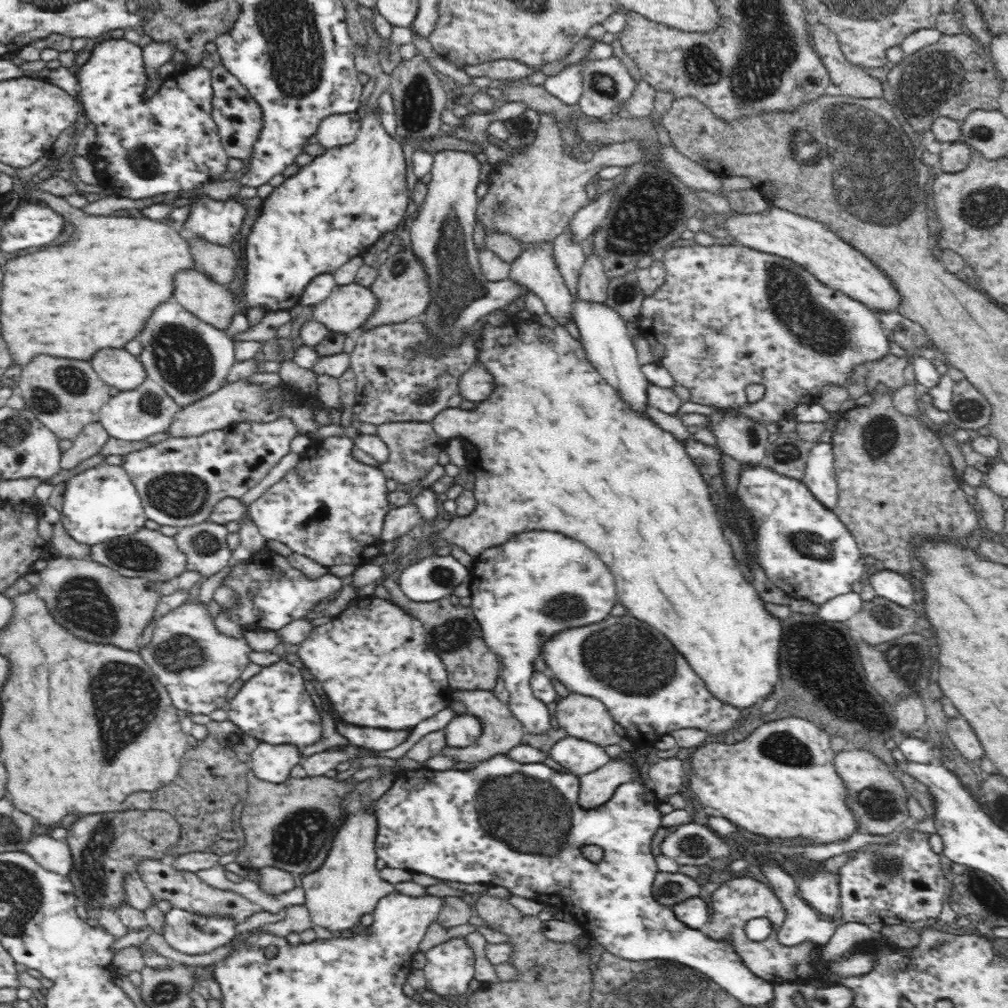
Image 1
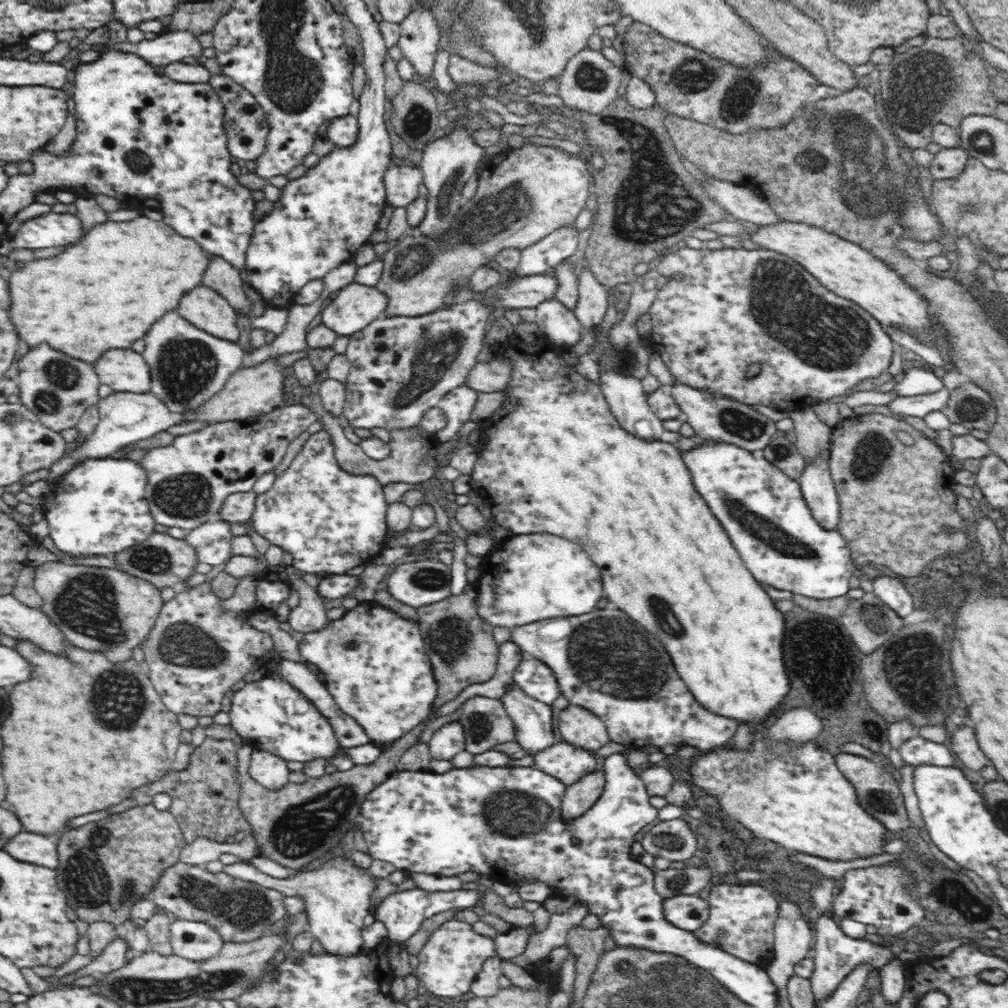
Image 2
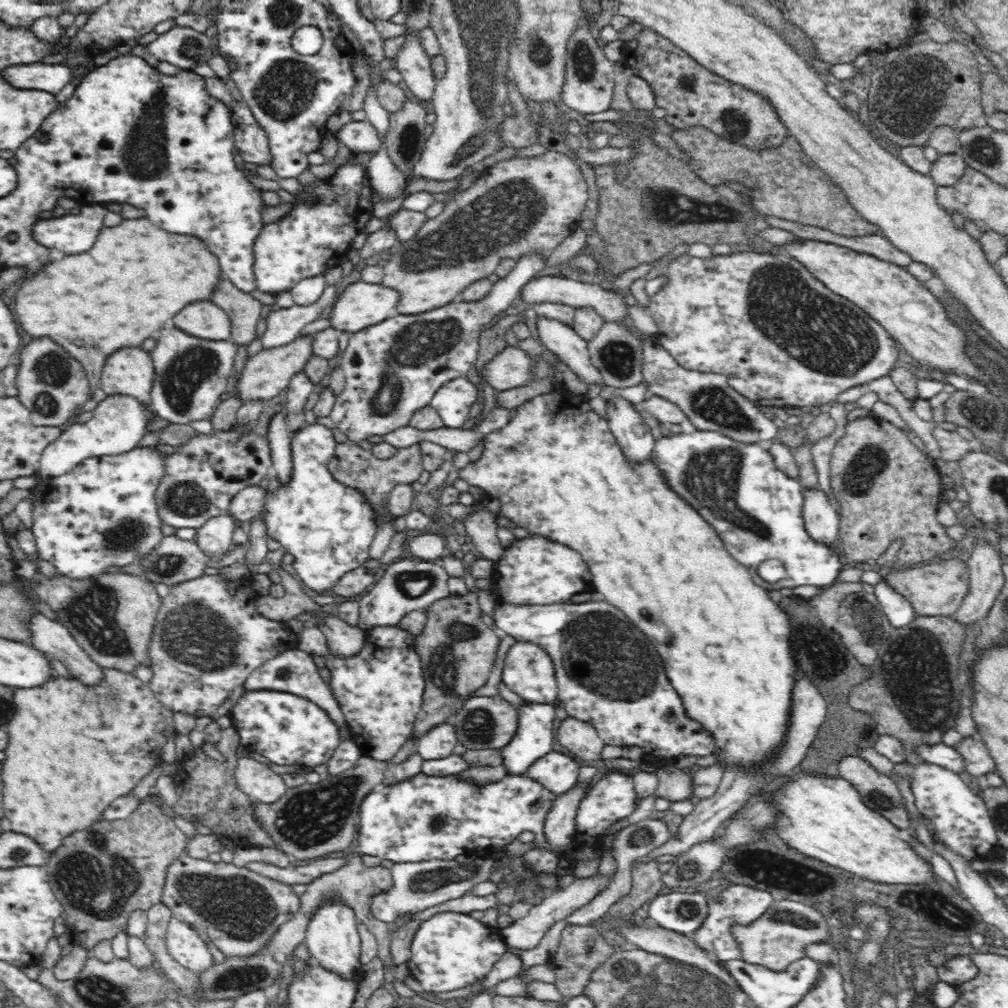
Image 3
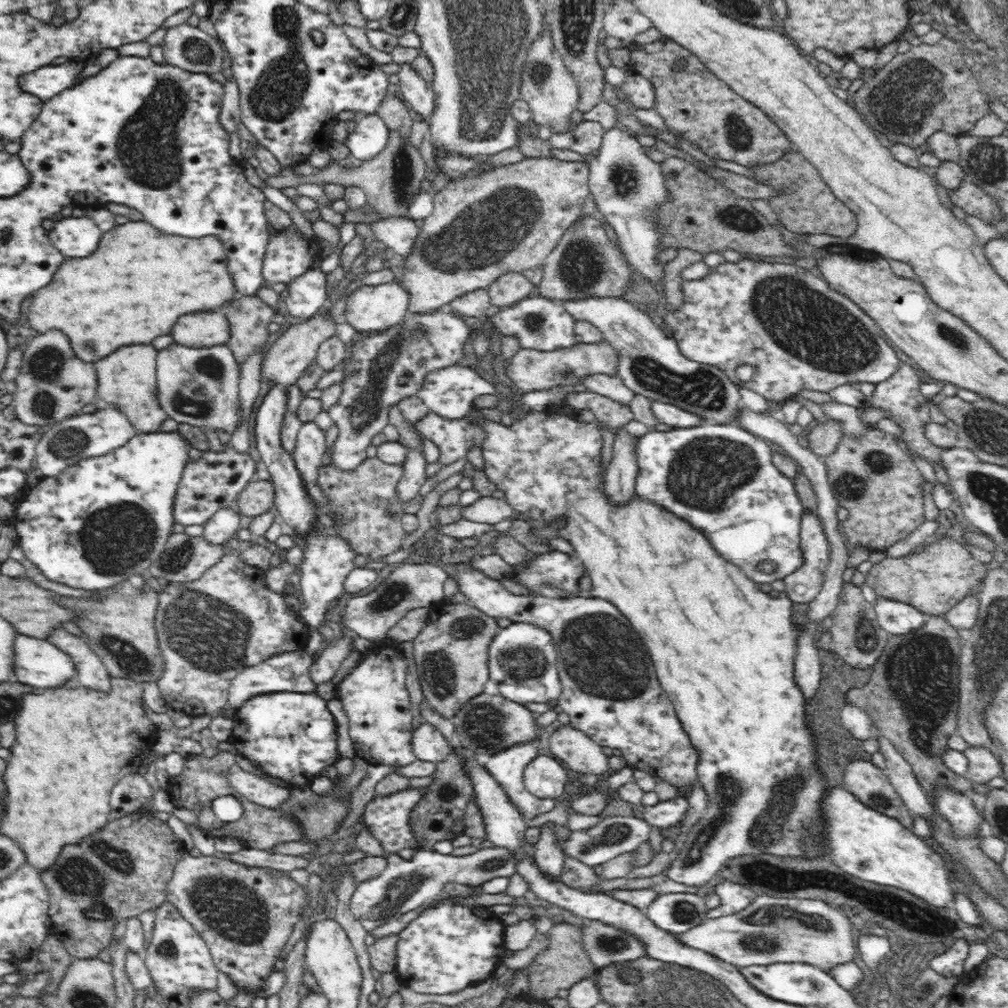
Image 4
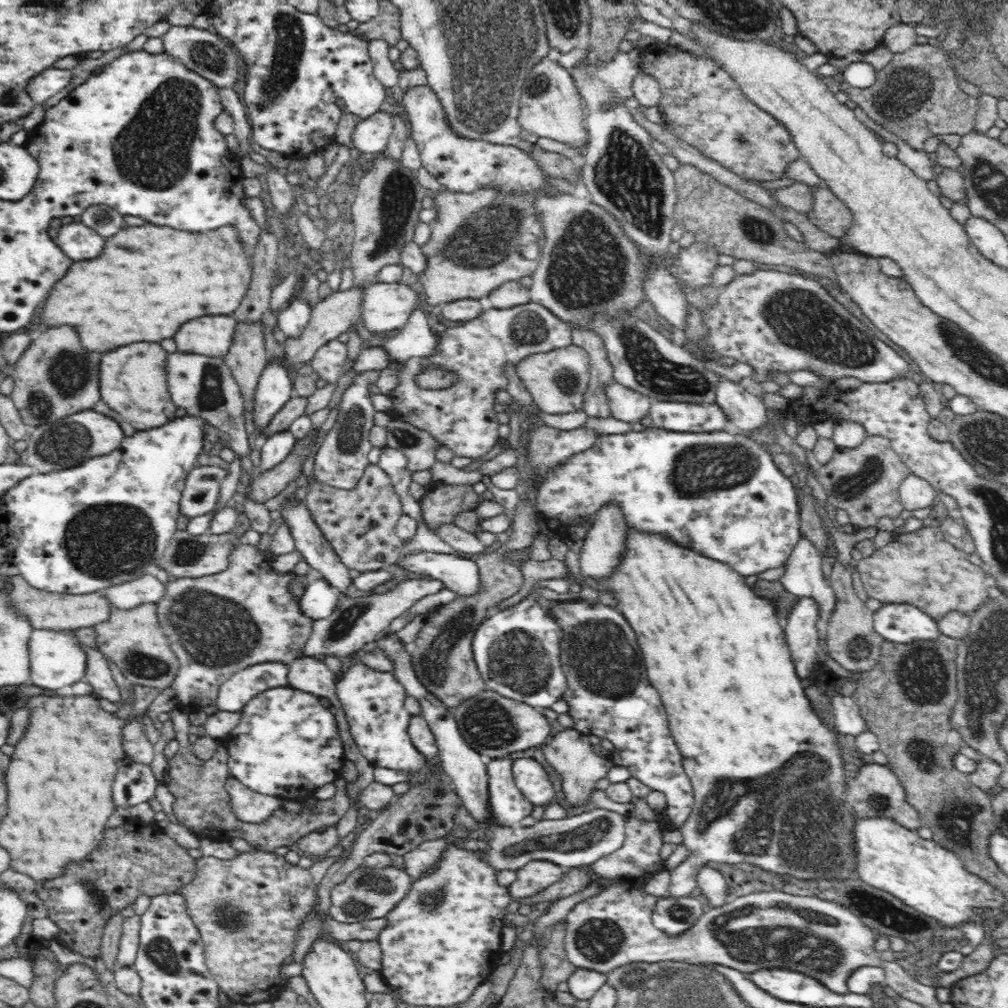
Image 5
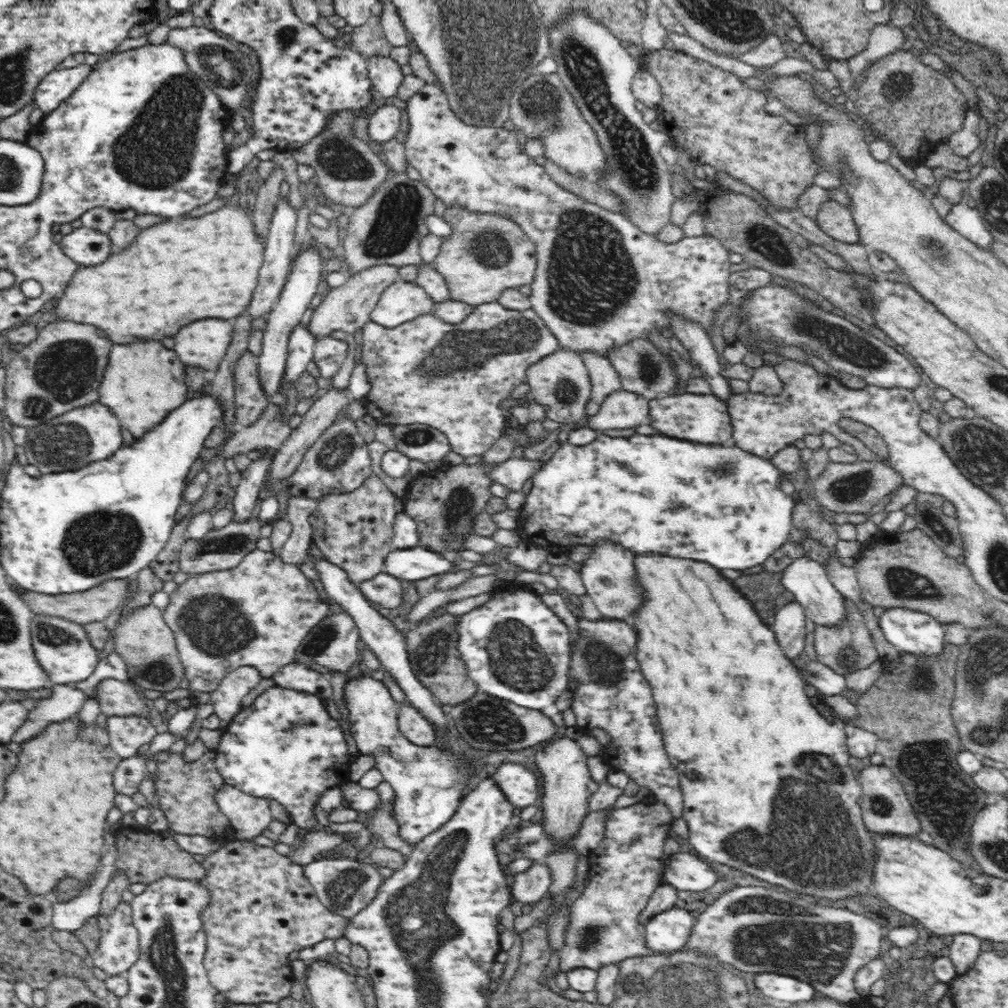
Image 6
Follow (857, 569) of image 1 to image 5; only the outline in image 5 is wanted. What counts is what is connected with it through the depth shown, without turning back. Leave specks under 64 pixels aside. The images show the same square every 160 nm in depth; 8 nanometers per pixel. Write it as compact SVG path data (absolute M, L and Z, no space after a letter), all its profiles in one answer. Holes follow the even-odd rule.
M729 427L724 431L698 434L696 432L674 432L659 428L646 428L638 432L631 430L624 434L598 435L592 448L588 448L584 452L576 452L574 456L570 456L570 460L564 460L562 464L555 465L554 468L548 468L542 474L542 481L539 482L536 508L538 508L542 518L546 514L548 520L558 520L560 526L570 526L570 522L574 518L578 518L578 516L586 516L586 518L594 520L596 510L604 503L612 501L612 503L616 503L622 509L622 513L626 517L626 523L628 523L628 529L638 528L638 531L650 530L650 532L666 534L676 544L688 546L688 548L700 552L706 558L714 558L714 560L726 562L742 577L752 578L754 574L758 575L771 568L786 565L792 550L797 546L799 539L802 538L800 534L799 500L796 493L797 489L794 488L794 484L773 461L772 453L766 451L766 449L762 448L762 445L754 442L750 437L740 435L738 430L736 431Z

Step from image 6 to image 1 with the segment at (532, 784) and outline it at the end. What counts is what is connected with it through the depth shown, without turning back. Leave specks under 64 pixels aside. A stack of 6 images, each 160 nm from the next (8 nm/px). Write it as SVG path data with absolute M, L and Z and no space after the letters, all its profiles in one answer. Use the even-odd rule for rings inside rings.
M570 736L558 740L549 753L552 760L577 777L594 772L610 761L605 747Z

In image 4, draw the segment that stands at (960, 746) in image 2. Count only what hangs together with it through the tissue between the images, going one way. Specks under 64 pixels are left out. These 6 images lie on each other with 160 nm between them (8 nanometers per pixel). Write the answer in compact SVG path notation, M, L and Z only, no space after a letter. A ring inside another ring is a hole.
M968 747L963 751L964 756L968 759L969 767L966 776L980 784L986 784L996 776L1002 777L1002 766L994 758L992 749L984 747Z

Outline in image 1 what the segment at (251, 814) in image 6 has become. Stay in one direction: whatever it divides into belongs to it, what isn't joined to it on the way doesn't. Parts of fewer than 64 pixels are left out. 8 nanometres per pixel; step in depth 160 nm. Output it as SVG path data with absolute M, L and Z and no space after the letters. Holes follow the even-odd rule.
M259 742L250 754L249 767L258 778L280 784L290 777L290 770L296 764L301 764L301 759L300 750L296 746L274 746Z

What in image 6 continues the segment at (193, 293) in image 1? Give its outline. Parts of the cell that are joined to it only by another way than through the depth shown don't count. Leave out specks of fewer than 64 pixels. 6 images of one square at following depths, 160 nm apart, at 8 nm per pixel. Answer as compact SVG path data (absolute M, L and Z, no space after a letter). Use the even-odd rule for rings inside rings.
M198 320L180 328L174 350L188 367L215 372L233 343L236 329L226 320Z

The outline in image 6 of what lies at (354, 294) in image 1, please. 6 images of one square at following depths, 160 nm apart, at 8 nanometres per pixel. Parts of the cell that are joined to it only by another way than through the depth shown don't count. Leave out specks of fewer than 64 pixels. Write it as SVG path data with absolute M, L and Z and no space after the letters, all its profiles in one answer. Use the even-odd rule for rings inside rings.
M398 280L381 292L380 300L369 317L376 324L396 328L419 316L432 313L435 303L421 285Z

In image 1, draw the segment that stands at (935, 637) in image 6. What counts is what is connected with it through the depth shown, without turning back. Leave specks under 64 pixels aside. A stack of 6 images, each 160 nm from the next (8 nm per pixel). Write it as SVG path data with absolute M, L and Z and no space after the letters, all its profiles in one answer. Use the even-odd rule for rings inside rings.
M886 569L870 575L869 584L874 587L877 598L886 599L902 608L912 607L918 596L914 592L916 581Z

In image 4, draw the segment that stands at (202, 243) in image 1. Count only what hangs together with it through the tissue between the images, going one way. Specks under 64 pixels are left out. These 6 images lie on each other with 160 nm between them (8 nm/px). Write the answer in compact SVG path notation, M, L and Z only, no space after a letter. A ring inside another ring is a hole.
M245 295L228 303L230 338L227 346L241 365L248 356L262 350L268 341L268 324L275 312L257 295Z

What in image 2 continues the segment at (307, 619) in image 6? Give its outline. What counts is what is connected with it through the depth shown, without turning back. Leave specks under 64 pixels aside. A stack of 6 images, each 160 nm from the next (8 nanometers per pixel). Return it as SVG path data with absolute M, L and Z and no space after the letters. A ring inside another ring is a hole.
M210 580L196 587L179 585L175 596L163 603L154 628L142 644L150 681L168 710L177 715L190 714L197 718L216 715L222 698L229 698L243 686L244 676L254 666L264 666L264 652L274 648L268 633L256 630L248 620L239 620L236 612L224 611L222 601L213 593Z

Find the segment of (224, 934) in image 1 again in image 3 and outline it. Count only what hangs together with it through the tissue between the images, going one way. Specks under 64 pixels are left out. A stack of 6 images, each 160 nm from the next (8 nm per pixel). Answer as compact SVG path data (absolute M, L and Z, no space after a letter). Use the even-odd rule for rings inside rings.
M174 915L166 928L166 952L184 968L200 974L214 966L215 961L197 929Z

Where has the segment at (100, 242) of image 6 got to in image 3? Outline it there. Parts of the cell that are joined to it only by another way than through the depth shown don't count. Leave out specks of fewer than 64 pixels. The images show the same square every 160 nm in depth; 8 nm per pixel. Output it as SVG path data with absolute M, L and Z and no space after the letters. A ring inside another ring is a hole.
M80 202L80 214L42 219L33 224L33 239L46 248L58 248L66 254L80 254L94 246L102 220L106 216L103 204Z

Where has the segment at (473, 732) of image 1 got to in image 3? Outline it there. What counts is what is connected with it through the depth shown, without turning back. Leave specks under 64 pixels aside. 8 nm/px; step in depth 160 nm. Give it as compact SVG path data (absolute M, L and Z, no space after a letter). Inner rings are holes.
M446 722L422 734L417 740L416 752L424 760L438 760L452 755L458 743L454 726Z

